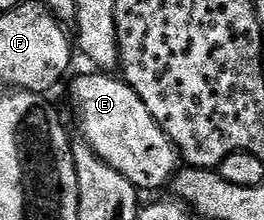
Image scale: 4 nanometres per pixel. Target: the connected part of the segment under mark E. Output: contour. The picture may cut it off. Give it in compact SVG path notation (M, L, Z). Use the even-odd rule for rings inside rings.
M115 74L95 75L99 76L79 76L75 80L75 104L79 107L82 139L106 164L113 166L117 174L129 178L135 188L147 193L166 184L168 187L181 167L175 143L157 126L145 102L137 98L137 90L130 88L126 80Z

